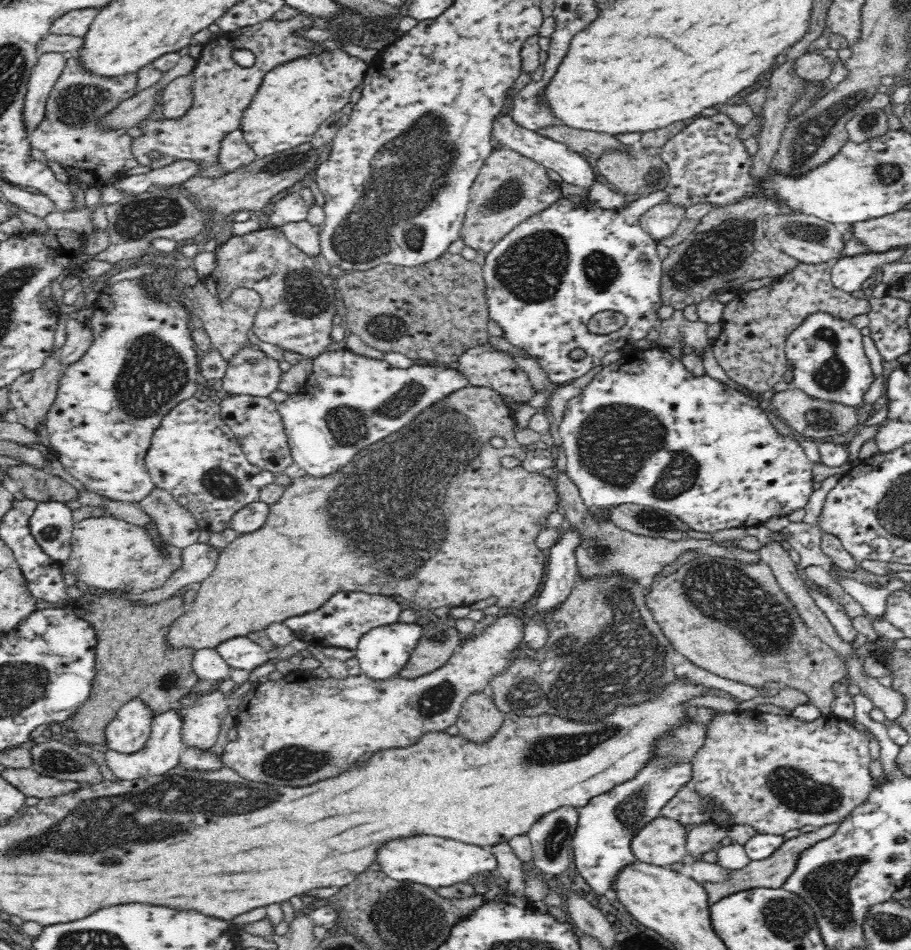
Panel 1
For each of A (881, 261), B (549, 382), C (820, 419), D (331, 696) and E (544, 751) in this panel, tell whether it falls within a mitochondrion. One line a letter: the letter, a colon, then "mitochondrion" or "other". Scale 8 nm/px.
A: other
B: other
C: mitochondrion
D: other
E: mitochondrion

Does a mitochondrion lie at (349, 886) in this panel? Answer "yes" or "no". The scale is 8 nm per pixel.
no

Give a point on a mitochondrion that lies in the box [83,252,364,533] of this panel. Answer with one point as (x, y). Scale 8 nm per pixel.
(153, 373)

